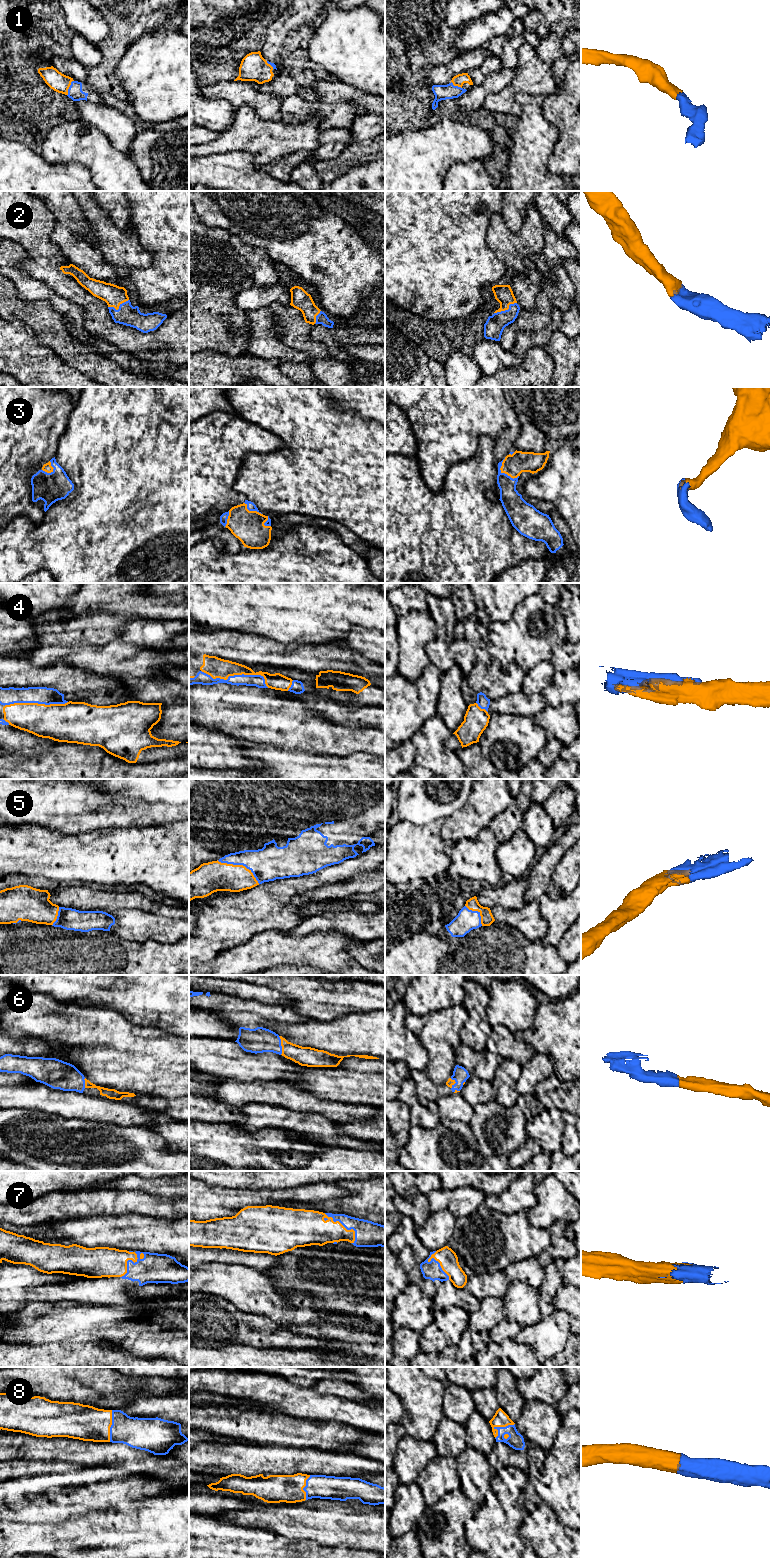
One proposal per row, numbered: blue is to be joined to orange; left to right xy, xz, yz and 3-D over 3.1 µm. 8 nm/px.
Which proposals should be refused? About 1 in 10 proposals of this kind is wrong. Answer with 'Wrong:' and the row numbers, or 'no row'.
Wrong: no row

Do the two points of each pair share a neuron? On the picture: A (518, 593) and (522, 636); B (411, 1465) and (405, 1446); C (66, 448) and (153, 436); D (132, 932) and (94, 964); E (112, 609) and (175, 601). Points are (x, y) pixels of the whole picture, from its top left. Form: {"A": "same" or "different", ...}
{"A": "different", "B": "same", "C": "same", "D": "different", "E": "same"}

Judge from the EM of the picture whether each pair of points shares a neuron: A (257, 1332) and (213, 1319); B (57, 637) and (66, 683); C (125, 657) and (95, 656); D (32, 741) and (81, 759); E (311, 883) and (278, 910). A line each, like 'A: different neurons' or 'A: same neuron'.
A: same neuron
B: different neurons
C: same neuron
D: different neurons
E: same neuron

